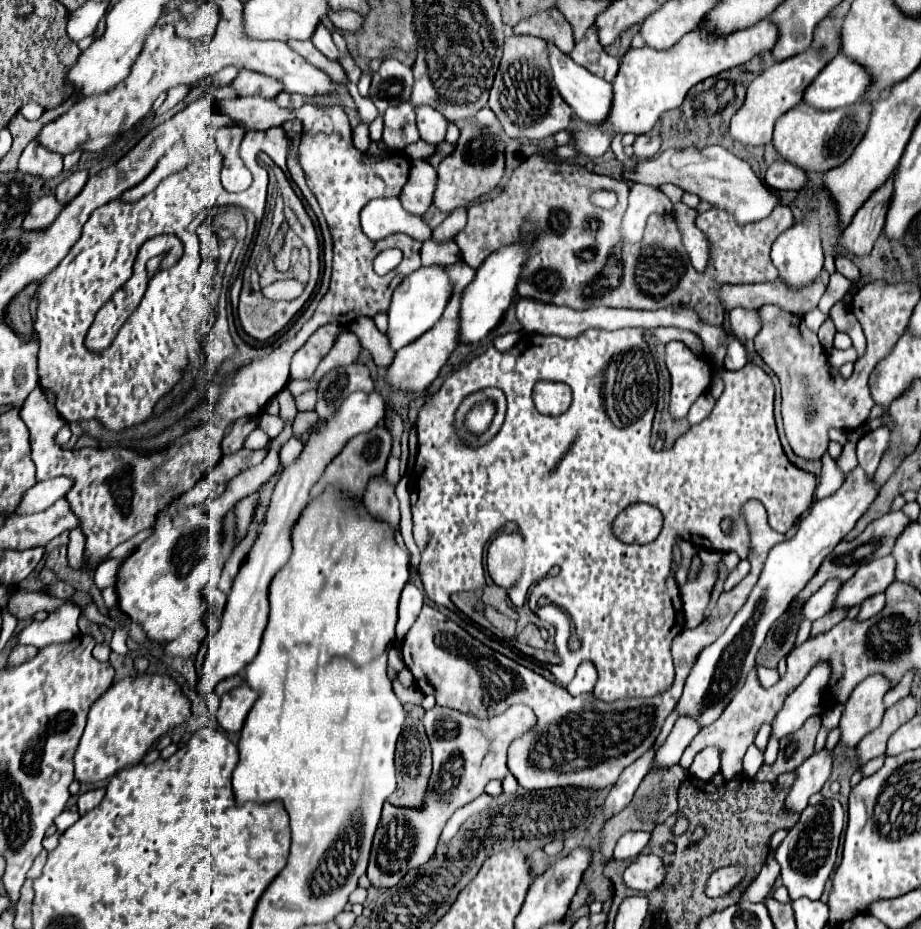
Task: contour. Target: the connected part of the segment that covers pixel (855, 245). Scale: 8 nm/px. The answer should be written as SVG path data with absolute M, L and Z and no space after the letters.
M892 175L866 199L866 203L854 215L852 223L846 227L840 239L840 253L850 251L854 255L866 255L872 249L884 227L888 197L892 197Z

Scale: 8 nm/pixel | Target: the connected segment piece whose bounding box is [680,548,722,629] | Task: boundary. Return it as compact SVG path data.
M701 548L698 556L702 562L702 569L694 581L688 581L680 587L680 597L684 605L684 627L694 629L704 621L704 611L710 601L712 587L718 577L718 563L721 562L722 556L718 552L707 554L707 549Z

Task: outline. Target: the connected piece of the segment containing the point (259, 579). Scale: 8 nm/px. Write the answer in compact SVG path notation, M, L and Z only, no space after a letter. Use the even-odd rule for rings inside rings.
M376 391L352 393L344 401L340 411L334 415L334 419L326 421L322 427L318 427L310 433L300 459L294 465L290 465L288 469L284 469L284 473L280 475L280 479L272 491L272 501L268 507L266 525L262 529L262 535L254 543L246 561L242 563L240 573L232 585L232 591L228 593L228 603L226 603L224 615L222 615L222 625L220 625L218 633L214 633L208 639L208 653L204 657L202 669L198 673L198 683L196 683L198 695L208 697L220 681L224 681L228 677L244 675L246 665L256 657L260 639L262 639L262 631L266 629L266 623L268 623L268 585L270 585L272 577L276 575L276 571L288 561L288 557L292 553L290 531L292 531L292 525L298 521L302 509L310 501L308 493L310 493L312 485L320 479L326 465L332 461L332 457L336 457L336 453L340 453L340 449L346 445L346 441L350 437L368 433L370 429L376 427L376 423L382 417L384 417L384 399L380 397L380 393L376 393Z

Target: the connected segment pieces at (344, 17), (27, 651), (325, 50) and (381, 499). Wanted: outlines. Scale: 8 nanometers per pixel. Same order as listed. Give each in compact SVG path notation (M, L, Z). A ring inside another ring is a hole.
M328 11L328 17L330 17L330 21L334 23L336 29L350 31L350 33L360 31L362 23L364 23L364 19L358 17L358 13L352 13L352 11L336 11L336 13Z
M18 645L18 647L10 653L10 657L8 657L8 667L16 667L16 665L20 665L20 663L32 659L34 653L38 653L36 647L24 647L24 645Z
M318 25L316 33L312 35L312 43L314 43L314 47L316 47L324 57L328 57L330 61L340 61L340 59L342 59L340 51L336 49L336 45L334 45L334 41L332 41L332 37L330 37L330 31L328 31L324 25Z
M384 475L372 477L372 481L368 481L368 489L364 491L362 503L372 515L376 515L382 521L388 521L394 529L398 527L400 511L394 495L394 485L388 485Z

